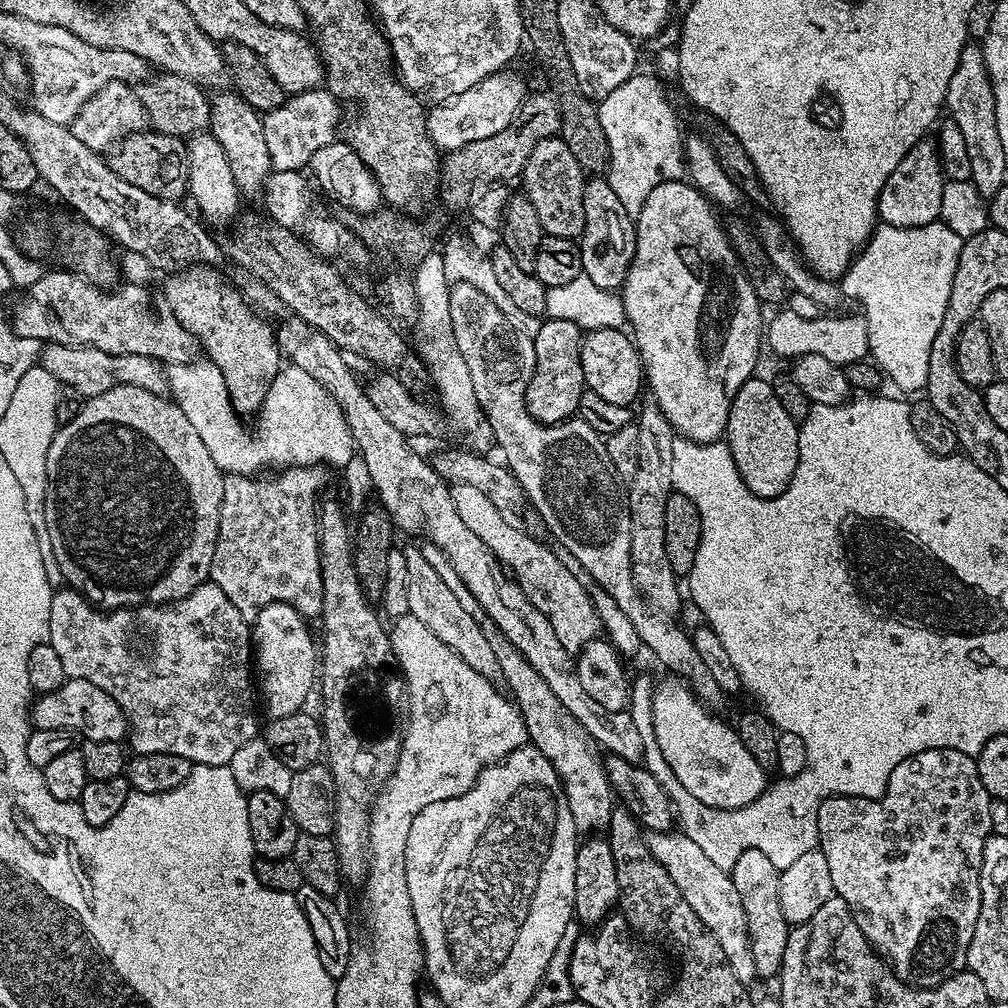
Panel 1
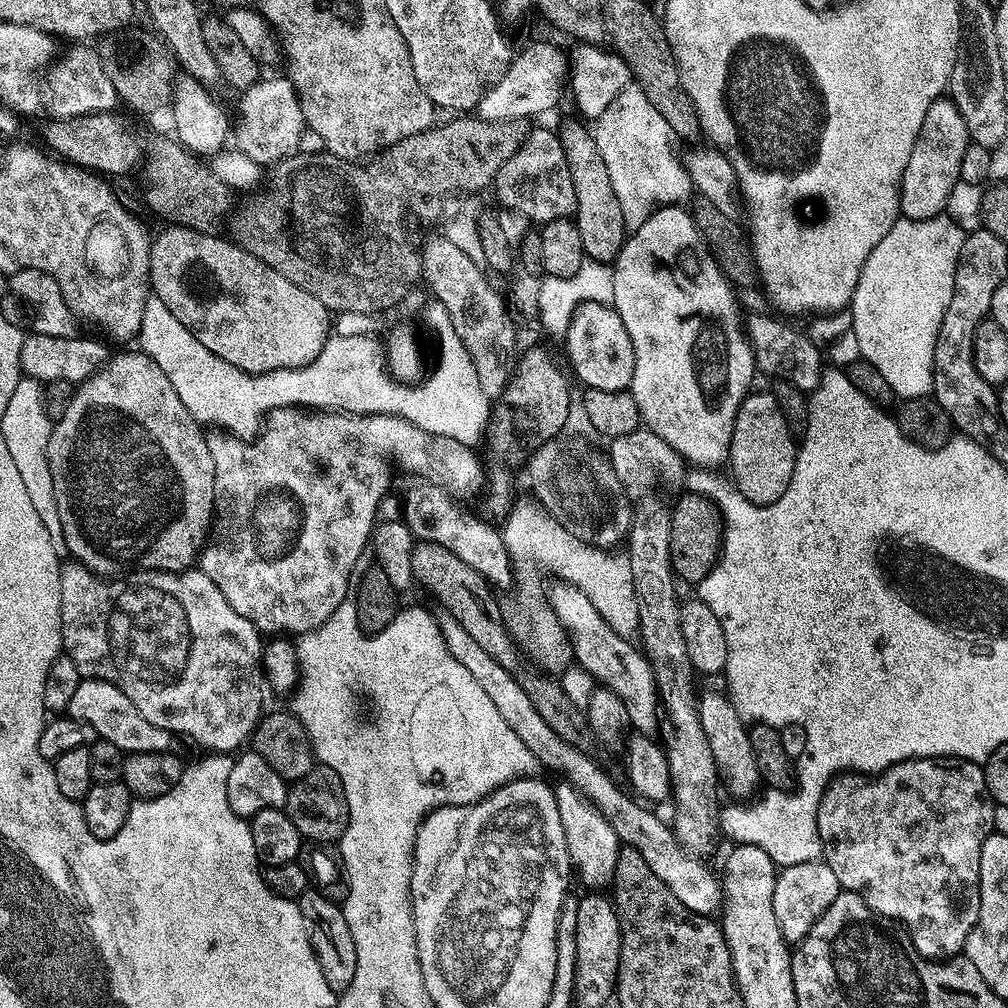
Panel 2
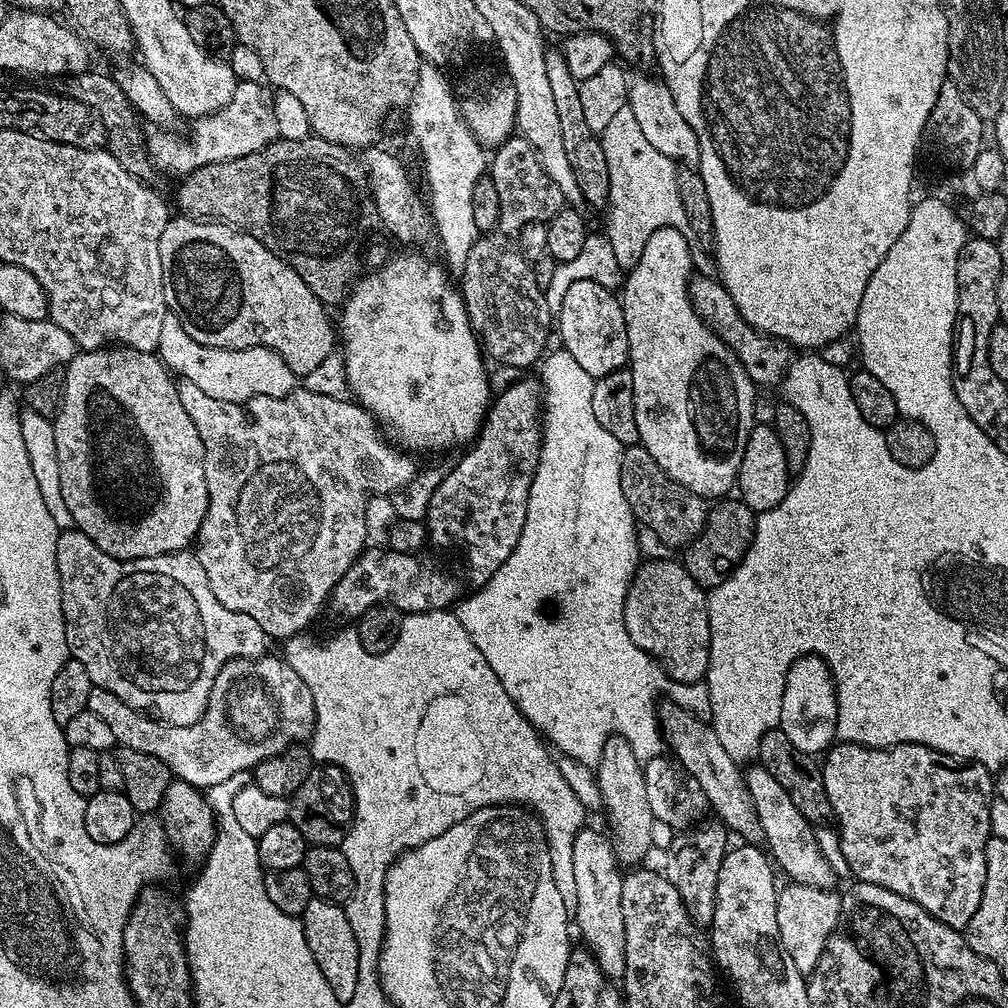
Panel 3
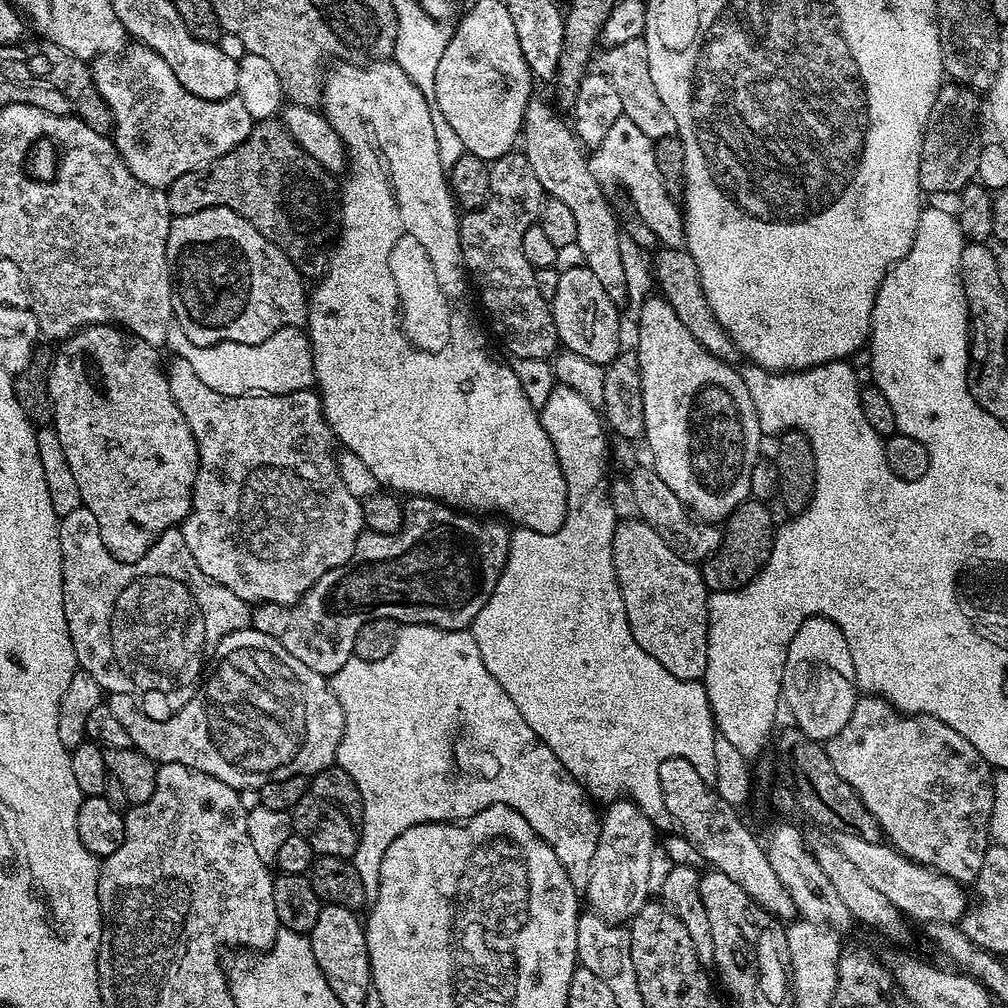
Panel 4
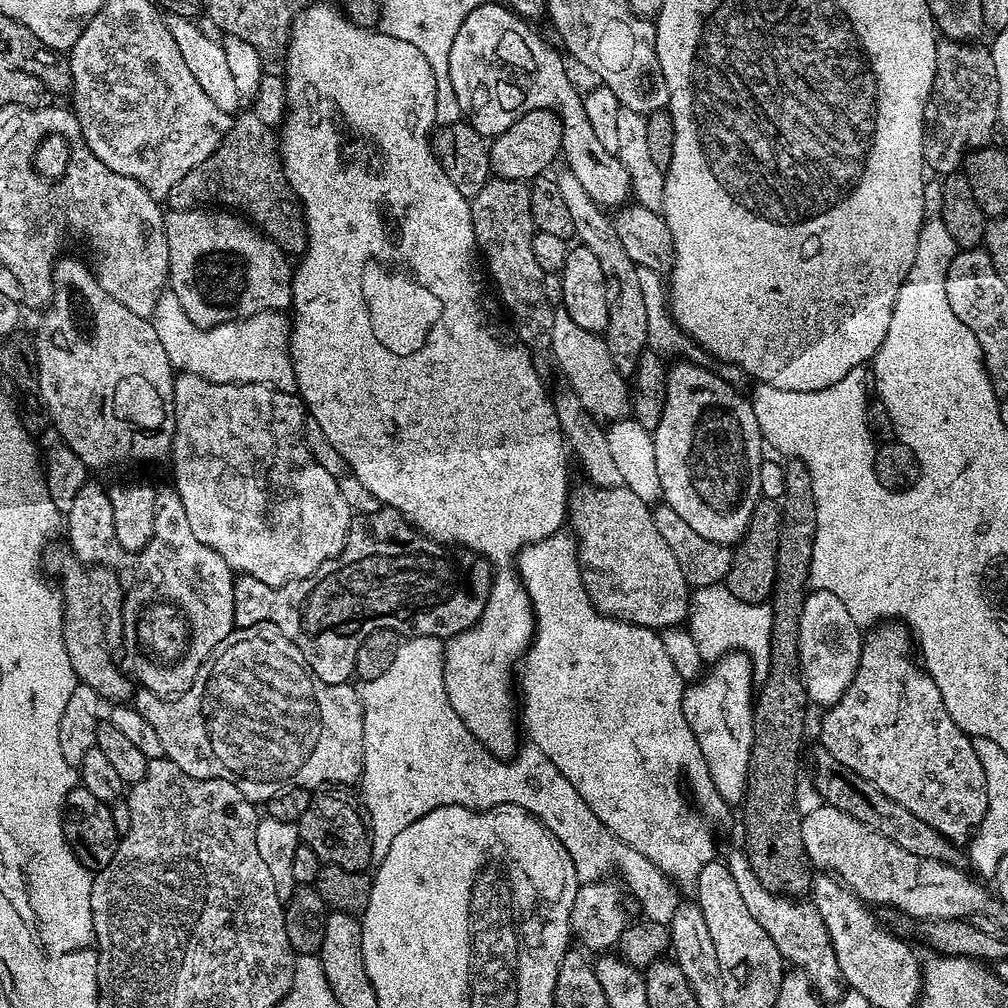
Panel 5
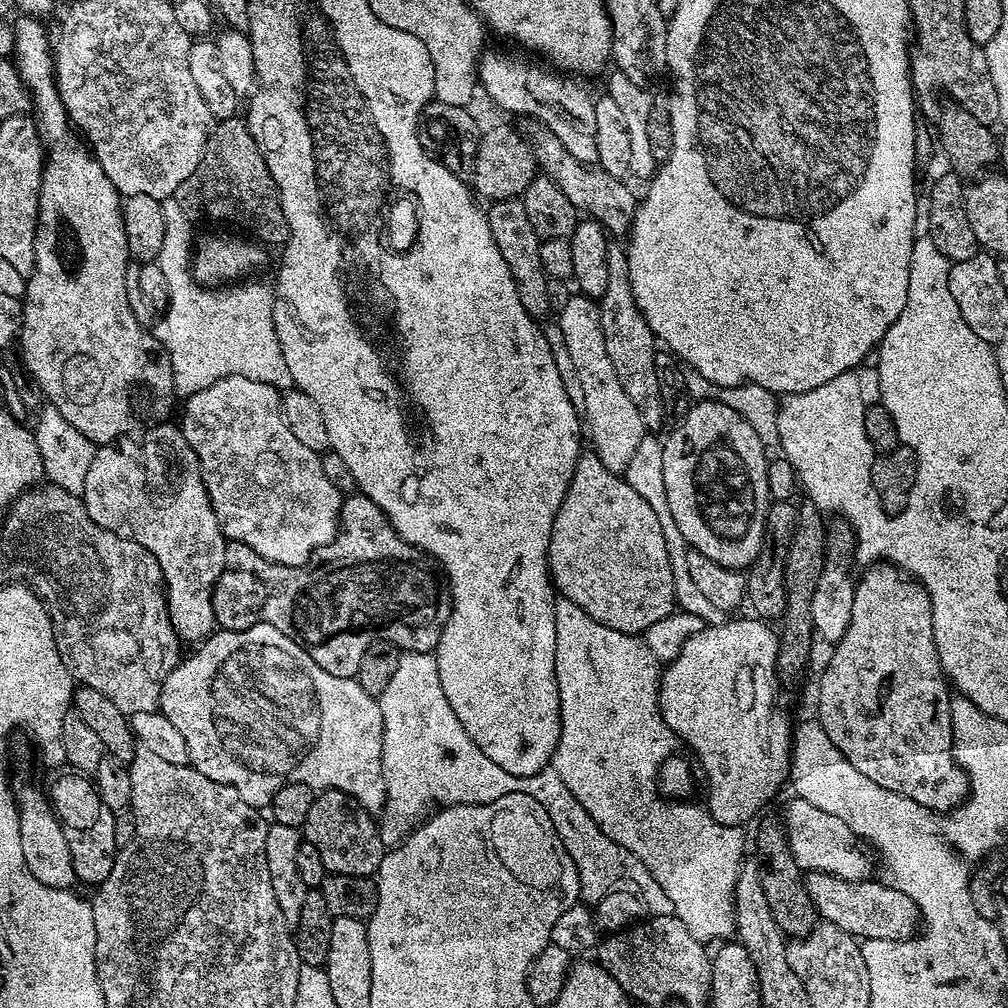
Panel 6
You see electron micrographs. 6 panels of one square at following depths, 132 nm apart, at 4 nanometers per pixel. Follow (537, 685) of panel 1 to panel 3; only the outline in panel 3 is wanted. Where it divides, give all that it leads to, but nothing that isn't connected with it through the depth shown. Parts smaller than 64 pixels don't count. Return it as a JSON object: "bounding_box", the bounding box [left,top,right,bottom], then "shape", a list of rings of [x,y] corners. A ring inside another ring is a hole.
{"bounding_box":[574,826,626,982],"shape":[[[591,826],[581,828],[574,838],[574,882],[578,906],[574,913],[574,928],[580,931],[583,943],[605,977],[612,982],[624,979],[626,970],[626,922],[622,918],[622,882],[624,872],[617,863],[611,839]]]}

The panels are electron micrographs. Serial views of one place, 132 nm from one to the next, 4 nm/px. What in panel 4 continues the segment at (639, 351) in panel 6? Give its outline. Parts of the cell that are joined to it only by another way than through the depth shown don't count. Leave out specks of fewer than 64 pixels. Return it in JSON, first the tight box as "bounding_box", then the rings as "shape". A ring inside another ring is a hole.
{"bounding_box":[522,98,628,305],"shape":[[[539,98],[528,101],[528,108],[522,117],[524,157],[530,162],[530,170],[534,170],[538,182],[542,182],[545,193],[551,199],[570,206],[574,213],[574,223],[578,226],[578,238],[574,248],[584,255],[583,267],[596,275],[598,282],[602,282],[606,294],[610,294],[616,305],[623,305],[628,300],[628,291],[626,274],[622,270],[622,233],[616,225],[616,216],[604,197],[605,185],[594,178],[588,165],[585,145],[576,139],[575,131],[565,121],[565,125],[560,121],[561,113],[549,101],[548,104]]]}

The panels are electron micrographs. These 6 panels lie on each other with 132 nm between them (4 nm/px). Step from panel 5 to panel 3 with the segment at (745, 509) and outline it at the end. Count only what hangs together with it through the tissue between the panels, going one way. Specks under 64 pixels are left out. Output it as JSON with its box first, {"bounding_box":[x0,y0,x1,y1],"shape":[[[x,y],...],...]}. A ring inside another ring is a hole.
{"bounding_box":[622,226,758,498],"shape":[[[673,226],[662,230],[654,230],[654,234],[650,234],[650,239],[647,240],[645,248],[642,249],[642,258],[638,258],[634,267],[627,269],[622,281],[622,303],[624,305],[624,317],[626,318],[628,358],[634,378],[634,419],[638,421],[639,445],[649,452],[650,457],[658,462],[658,466],[665,471],[670,479],[700,497],[724,498],[737,487],[739,466],[742,464],[743,452],[746,450],[748,434],[754,425],[752,415],[756,412],[755,404],[758,388],[746,374],[742,362],[738,362],[735,354],[724,345],[722,338],[718,338],[718,334],[709,330],[706,322],[702,322],[702,318],[698,318],[698,314],[688,297],[688,282],[694,275],[692,252],[688,249],[687,238],[679,232],[678,228]]]}

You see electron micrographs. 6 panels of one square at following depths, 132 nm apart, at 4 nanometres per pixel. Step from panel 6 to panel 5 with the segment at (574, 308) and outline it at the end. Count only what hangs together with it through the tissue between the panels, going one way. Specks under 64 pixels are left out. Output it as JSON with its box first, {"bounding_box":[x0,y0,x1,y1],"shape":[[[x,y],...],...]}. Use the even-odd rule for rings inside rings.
{"bounding_box":[550,310,630,422],"shape":[[[556,310],[550,355],[556,359],[556,364],[564,375],[561,377],[566,378],[566,383],[578,394],[582,406],[594,420],[619,422],[629,415],[630,388],[625,377],[621,376],[618,366],[614,366],[614,358],[610,358],[610,350],[603,335],[582,330],[582,326],[578,326],[578,322],[574,322],[568,312]]]}

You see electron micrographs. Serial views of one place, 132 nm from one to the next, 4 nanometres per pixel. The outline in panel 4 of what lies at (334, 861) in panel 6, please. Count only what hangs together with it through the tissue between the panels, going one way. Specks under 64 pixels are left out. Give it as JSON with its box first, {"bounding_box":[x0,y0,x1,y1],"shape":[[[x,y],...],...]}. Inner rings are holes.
{"bounding_box":[290,766,360,858],"shape":[[[331,766],[311,777],[306,794],[296,803],[290,815],[295,835],[310,842],[316,856],[342,856],[350,858],[356,853],[360,841],[360,795],[356,783],[338,766]]]}

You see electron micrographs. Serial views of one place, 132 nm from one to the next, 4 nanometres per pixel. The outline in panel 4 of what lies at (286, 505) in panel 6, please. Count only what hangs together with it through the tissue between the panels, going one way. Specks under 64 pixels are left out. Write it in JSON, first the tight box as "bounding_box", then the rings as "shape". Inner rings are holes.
{"bounding_box":[166,355,365,606],"shape":[[[173,355],[171,359],[172,361],[169,364],[167,361],[166,364],[170,394],[174,398],[178,410],[182,410],[182,418],[186,418],[186,426],[190,426],[190,434],[194,434],[194,442],[200,459],[200,465],[196,471],[196,481],[192,487],[192,508],[188,511],[188,517],[182,525],[186,546],[190,550],[190,554],[194,554],[194,562],[198,566],[198,570],[202,570],[202,574],[206,574],[206,578],[210,578],[216,584],[226,586],[226,590],[238,594],[238,598],[242,598],[249,606],[296,604],[312,589],[314,582],[318,582],[318,578],[322,578],[322,574],[342,566],[351,558],[360,533],[365,531],[360,500],[354,494],[350,494],[350,490],[346,490],[346,482],[342,482],[342,478],[338,474],[334,447],[332,448],[332,444],[334,445],[332,428],[324,417],[319,395],[312,390],[291,392],[285,396],[265,396],[263,394],[227,396],[226,394],[218,394],[218,390],[210,390],[210,386],[206,386],[206,382],[202,382],[202,378],[198,378],[198,374],[194,374],[194,370],[190,366],[190,362],[186,362],[186,358]],[[242,498],[308,498],[308,530],[290,532],[290,546],[272,546],[272,540],[268,540],[268,538],[272,538],[272,536],[268,536],[268,526],[262,526],[260,528],[262,532],[250,530],[246,534],[246,526],[242,526]]]}

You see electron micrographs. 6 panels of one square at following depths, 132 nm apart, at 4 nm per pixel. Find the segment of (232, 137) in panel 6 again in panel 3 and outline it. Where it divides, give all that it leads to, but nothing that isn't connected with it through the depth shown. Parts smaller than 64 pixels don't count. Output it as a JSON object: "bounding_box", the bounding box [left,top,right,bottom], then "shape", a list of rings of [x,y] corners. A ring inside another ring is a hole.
{"bounding_box":[176,134,381,306],"shape":[[[315,134],[301,140],[277,138],[262,150],[254,150],[254,154],[242,154],[242,158],[214,162],[189,172],[179,181],[176,204],[180,207],[179,211],[191,220],[214,220],[230,224],[258,238],[266,250],[278,254],[278,258],[298,270],[298,278],[310,286],[310,290],[324,305],[340,306],[346,299],[346,293],[361,275],[365,267],[364,251],[376,228],[378,232],[381,227],[376,203],[368,188],[365,165],[352,156],[355,155],[341,144],[326,142]]]}

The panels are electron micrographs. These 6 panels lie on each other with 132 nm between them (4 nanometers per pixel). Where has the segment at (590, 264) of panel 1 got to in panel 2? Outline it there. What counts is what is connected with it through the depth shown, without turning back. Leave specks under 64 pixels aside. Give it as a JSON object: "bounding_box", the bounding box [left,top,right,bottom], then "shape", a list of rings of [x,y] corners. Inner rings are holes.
{"bounding_box":[558,119,626,265],"shape":[[[575,119],[566,121],[558,128],[562,154],[566,154],[566,166],[570,166],[570,179],[574,182],[574,219],[578,234],[582,234],[585,257],[611,265],[626,239],[622,206],[618,206],[614,186],[610,183],[610,173],[606,170],[606,162],[602,162],[602,154],[598,151],[593,129],[583,119]]]}

